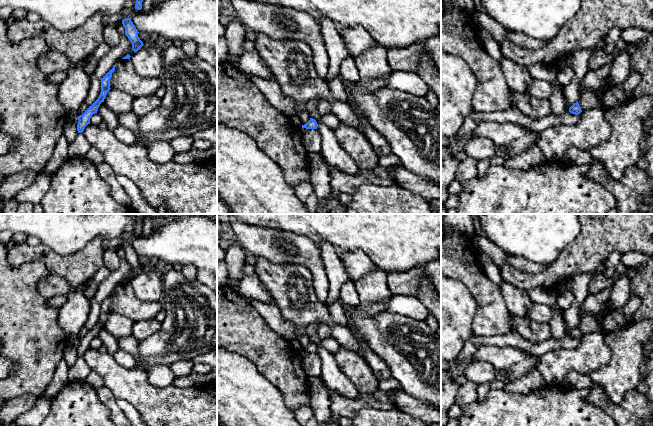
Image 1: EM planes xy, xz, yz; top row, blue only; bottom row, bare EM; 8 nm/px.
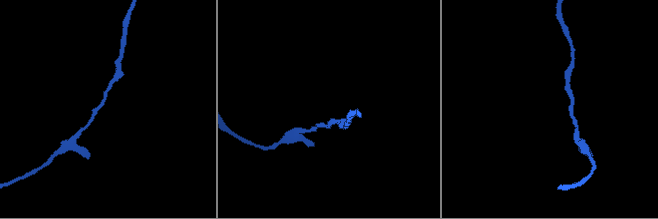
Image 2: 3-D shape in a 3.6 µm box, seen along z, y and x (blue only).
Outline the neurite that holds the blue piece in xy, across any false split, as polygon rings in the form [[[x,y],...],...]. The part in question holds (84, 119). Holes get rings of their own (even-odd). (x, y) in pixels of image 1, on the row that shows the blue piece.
[[[116,64],[113,68],[103,77],[101,78],[101,93],[98,99],[91,105],[89,108],[80,116],[78,116],[78,124],[77,124],[77,131],[78,133],[82,133],[85,127],[90,124],[90,118],[93,114],[97,113],[98,108],[104,99],[106,98],[107,92],[111,89],[110,88],[110,79],[112,73],[115,71]]]

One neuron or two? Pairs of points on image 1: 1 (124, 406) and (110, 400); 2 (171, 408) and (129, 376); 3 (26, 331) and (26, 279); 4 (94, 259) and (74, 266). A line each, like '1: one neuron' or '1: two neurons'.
1: two neurons
2: one neuron
3: one neuron
4: one neuron

